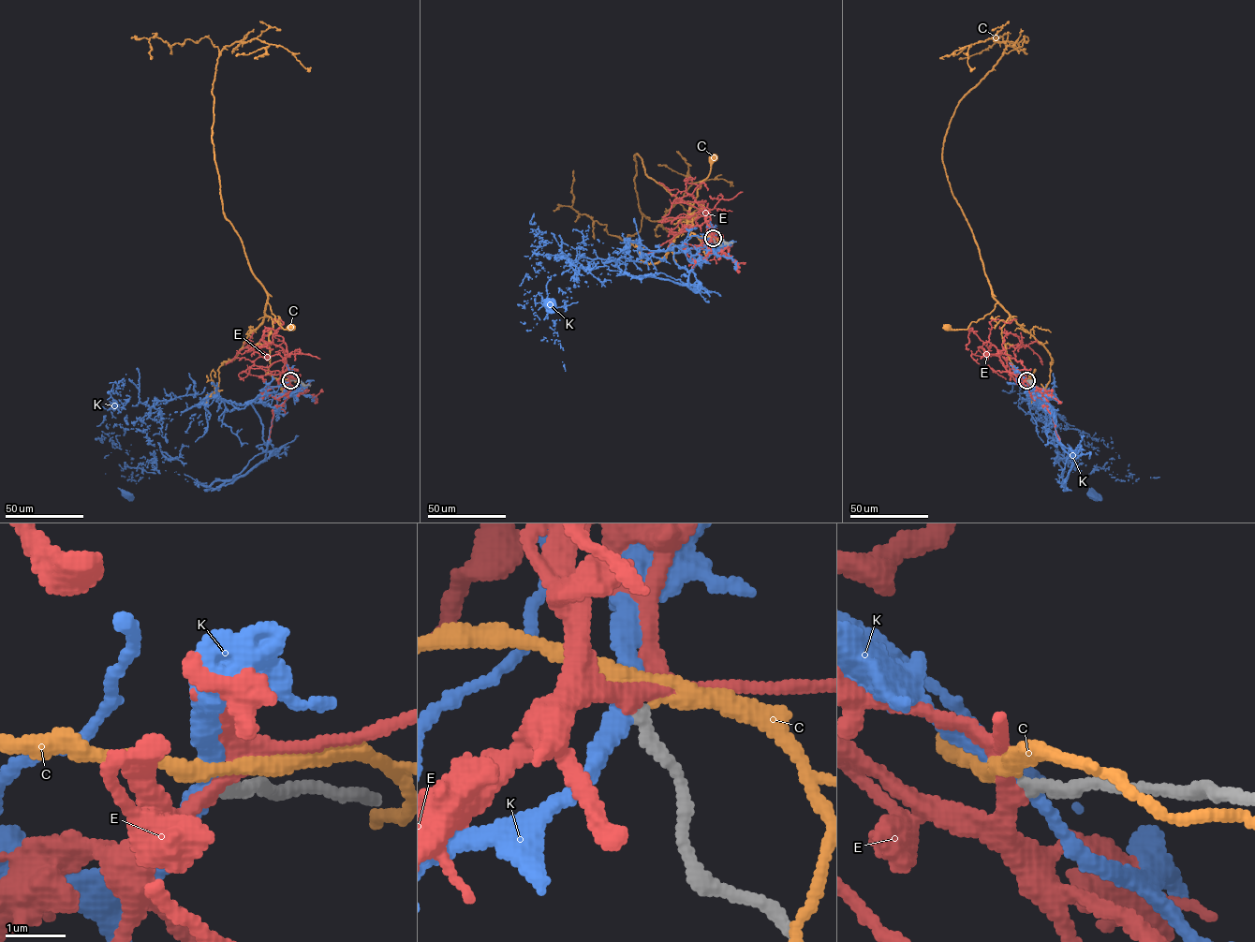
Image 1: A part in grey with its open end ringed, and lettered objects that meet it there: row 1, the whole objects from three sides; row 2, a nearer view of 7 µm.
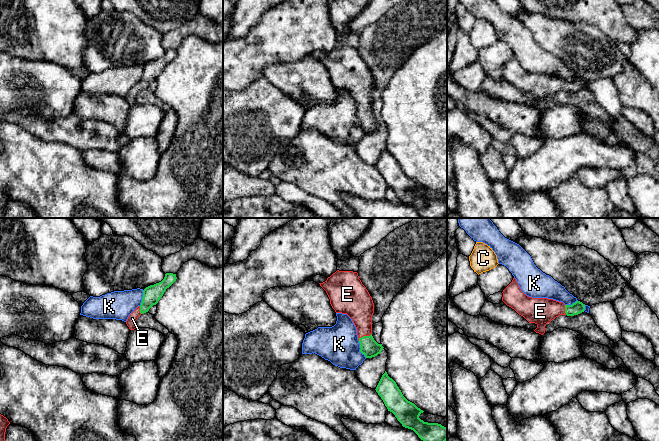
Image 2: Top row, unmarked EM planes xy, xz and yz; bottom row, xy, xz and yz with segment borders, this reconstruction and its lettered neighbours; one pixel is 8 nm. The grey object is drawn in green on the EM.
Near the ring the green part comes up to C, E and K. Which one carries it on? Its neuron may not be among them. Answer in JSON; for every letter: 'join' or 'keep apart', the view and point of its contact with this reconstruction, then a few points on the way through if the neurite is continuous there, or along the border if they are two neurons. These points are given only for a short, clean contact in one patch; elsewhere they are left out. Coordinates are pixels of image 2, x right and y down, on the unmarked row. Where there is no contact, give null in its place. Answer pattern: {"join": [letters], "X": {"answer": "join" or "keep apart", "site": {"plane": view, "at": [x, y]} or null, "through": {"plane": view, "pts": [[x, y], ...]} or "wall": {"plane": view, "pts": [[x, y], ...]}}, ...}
{"join": ["E"], "C": {"answer": "keep apart", "site": null}, "E": {"answer": "join", "site": {"plane": "xz", "at": [364, 112]}, "through": {"plane": "xz", "pts": [[370, 124], [364, 112], [364, 101], [359, 82]]}}, "K": {"answer": "keep apart", "site": {"plane": "xz", "at": [360, 125]}, "wall": {"plane": "xz", "pts": [[358, 117], [360, 127], [366, 133]]}}}

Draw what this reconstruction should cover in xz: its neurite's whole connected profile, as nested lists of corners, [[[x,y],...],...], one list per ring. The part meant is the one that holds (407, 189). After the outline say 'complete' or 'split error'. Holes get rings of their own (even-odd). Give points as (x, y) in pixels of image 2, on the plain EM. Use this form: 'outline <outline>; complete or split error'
outline [[[385,147],[376,168],[383,176],[388,187],[392,188],[403,203],[413,206],[424,218],[445,218],[447,204],[438,199],[424,198],[419,194],[424,187],[408,177],[396,158]]]; complete

